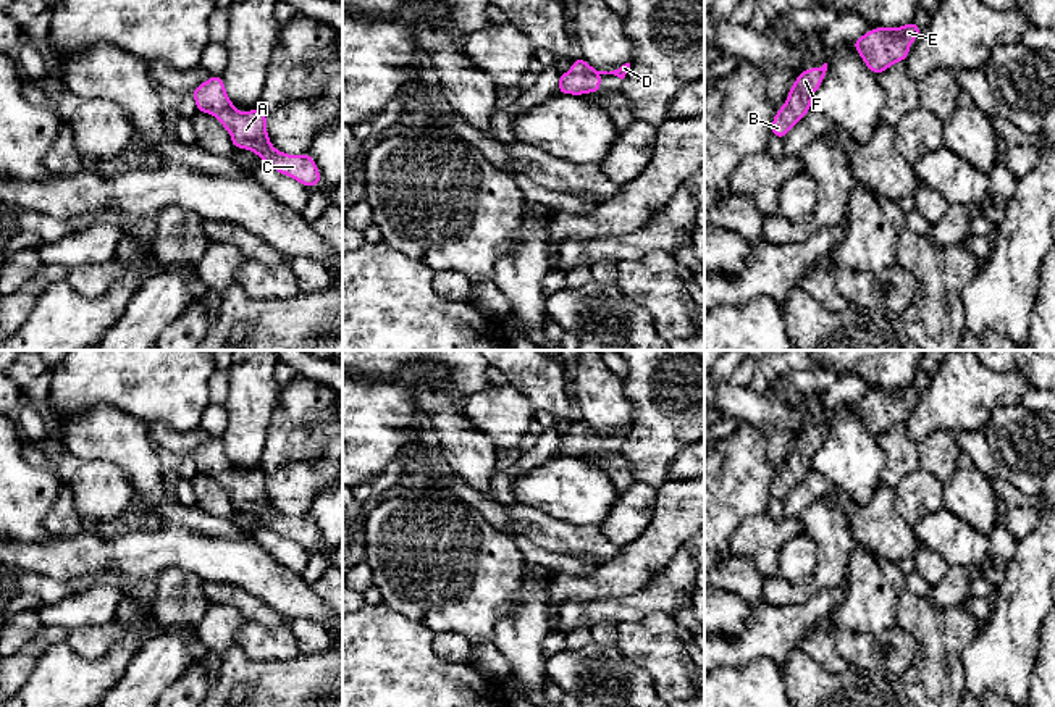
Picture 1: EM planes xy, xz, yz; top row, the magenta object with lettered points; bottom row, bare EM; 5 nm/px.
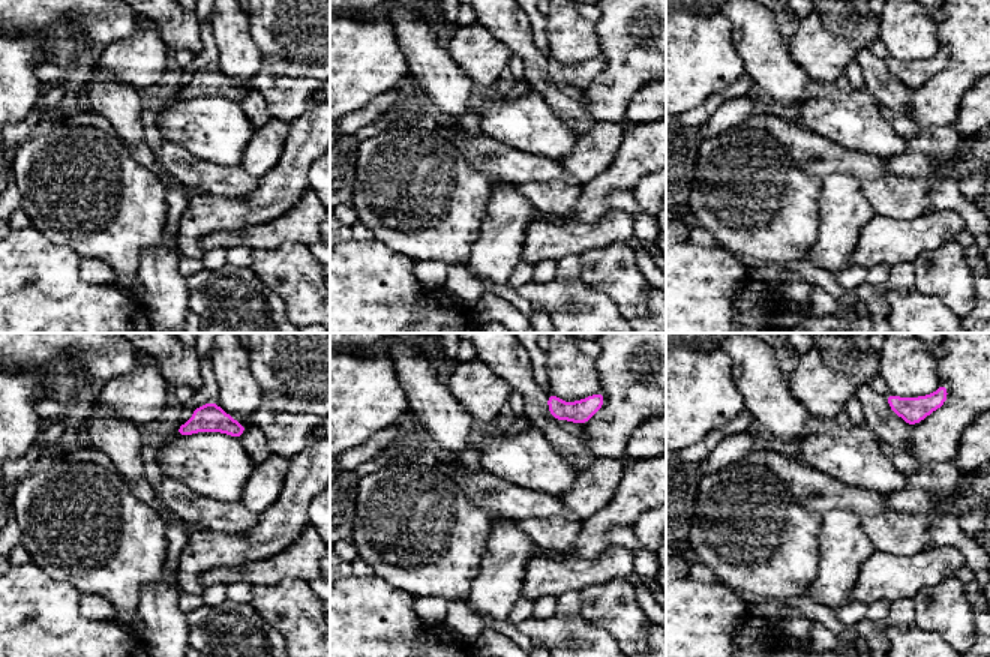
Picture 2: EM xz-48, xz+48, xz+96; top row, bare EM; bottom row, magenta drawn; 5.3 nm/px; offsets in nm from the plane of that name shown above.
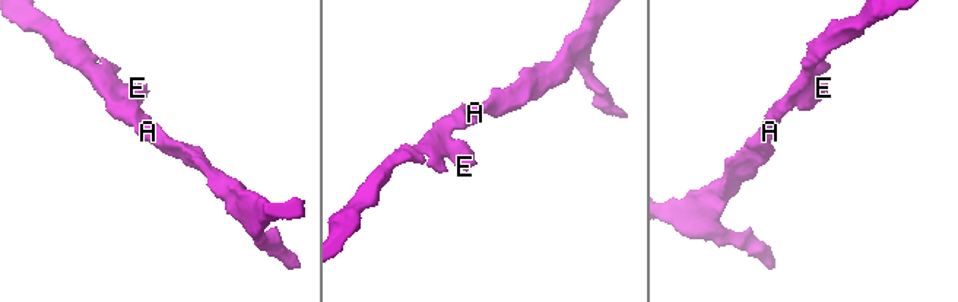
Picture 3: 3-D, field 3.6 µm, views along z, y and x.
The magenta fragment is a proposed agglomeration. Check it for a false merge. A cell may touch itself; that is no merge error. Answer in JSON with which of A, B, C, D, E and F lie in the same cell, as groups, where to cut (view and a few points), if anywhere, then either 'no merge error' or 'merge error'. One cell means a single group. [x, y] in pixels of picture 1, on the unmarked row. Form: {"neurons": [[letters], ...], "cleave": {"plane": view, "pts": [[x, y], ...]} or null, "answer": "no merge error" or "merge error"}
{"neurons": [["A", "B", "C", "D", "E", "F"]], "cleave": null, "answer": "no merge error"}

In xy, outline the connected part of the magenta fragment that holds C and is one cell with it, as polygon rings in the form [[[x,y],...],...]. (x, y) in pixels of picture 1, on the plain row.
[[[213,436],[194,452],[197,473],[213,476],[228,491],[234,510],[257,515],[265,526],[289,538],[304,549],[320,546],[322,538],[310,515],[289,517],[276,512],[267,494],[267,476],[262,468],[252,473],[237,473],[229,462],[221,437]]]

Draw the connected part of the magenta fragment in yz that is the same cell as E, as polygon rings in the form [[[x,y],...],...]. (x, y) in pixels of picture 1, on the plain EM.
[[[911,383],[900,389],[874,389],[853,404],[861,421],[876,437],[897,423],[905,423],[910,407],[919,399],[919,387]]]

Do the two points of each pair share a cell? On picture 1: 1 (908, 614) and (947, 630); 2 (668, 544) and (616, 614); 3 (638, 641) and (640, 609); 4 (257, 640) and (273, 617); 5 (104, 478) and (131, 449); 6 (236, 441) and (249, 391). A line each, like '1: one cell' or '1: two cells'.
1: one cell
2: two cells
3: two cells
4: two cells
5: two cells
6: one cell

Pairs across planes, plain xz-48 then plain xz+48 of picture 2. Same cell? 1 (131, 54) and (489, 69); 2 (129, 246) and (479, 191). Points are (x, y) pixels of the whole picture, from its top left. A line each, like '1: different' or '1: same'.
1: same
2: same

